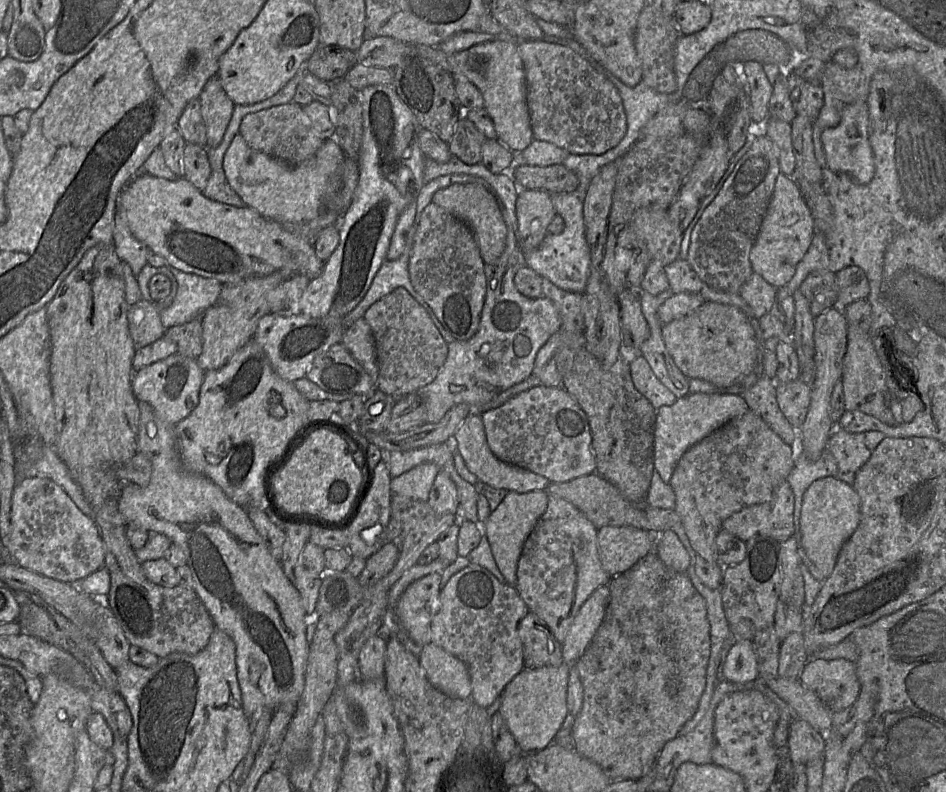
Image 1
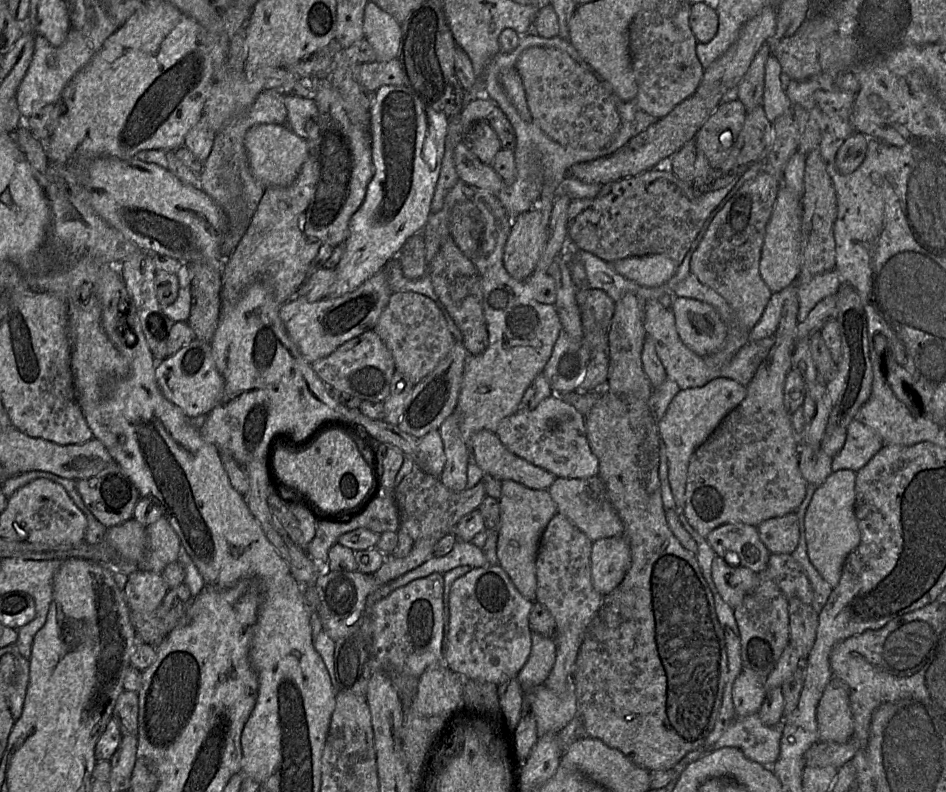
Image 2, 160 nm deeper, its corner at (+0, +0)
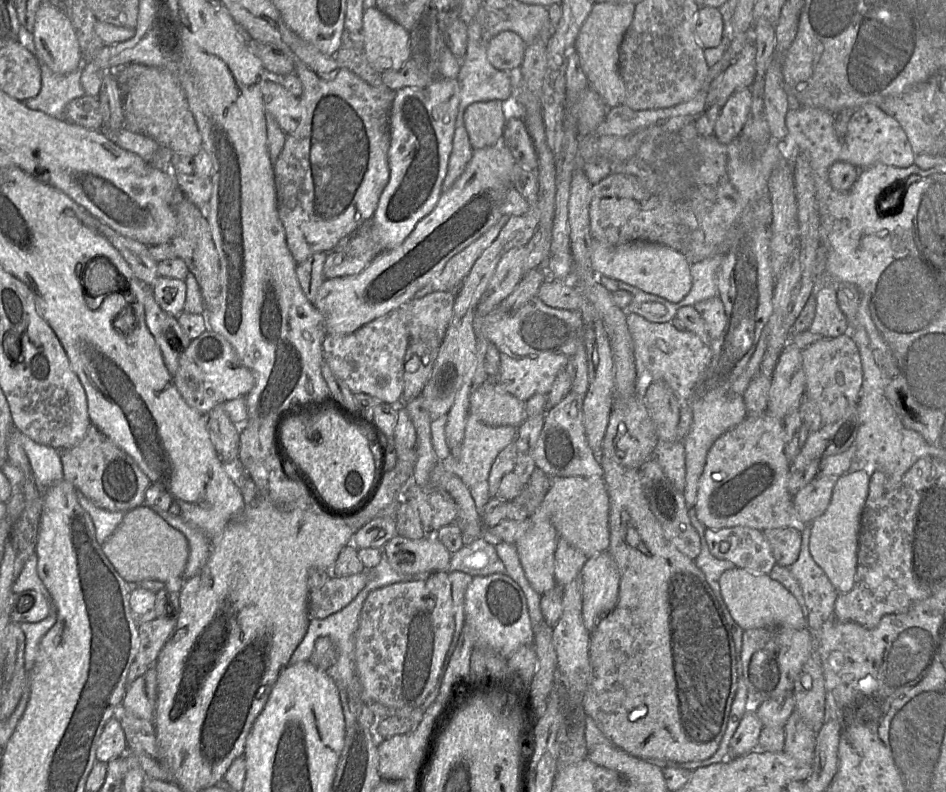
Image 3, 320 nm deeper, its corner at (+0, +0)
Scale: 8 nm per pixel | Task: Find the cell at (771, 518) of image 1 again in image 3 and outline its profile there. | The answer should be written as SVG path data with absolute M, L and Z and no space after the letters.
M793 526L764 531L778 565L790 568L801 549L801 534Z

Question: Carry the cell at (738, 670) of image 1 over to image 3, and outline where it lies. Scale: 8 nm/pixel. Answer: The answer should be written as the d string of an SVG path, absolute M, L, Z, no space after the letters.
M753 706L744 713L740 724L733 735L729 755L736 758L754 752L759 746L759 736L763 725Z

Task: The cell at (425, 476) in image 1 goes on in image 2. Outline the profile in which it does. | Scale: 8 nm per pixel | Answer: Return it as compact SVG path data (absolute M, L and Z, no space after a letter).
M439 429L430 431L419 440L420 452L415 459L416 467L439 478L446 463L443 440Z

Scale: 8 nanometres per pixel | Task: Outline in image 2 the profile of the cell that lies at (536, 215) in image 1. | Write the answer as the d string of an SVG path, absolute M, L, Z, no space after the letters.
M539 208L514 216L503 251L503 265L508 274L524 282L535 271L546 240L546 217Z

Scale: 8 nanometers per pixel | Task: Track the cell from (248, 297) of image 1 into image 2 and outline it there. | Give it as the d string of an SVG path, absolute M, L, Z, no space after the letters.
M329 78L314 82L312 99L318 108L313 133L306 140L308 158L294 182L288 186L265 187L250 225L222 268L222 311L236 304L246 288L256 281L265 283L281 303L289 301L307 279L307 271L322 244L337 246L349 234L352 216L362 205L374 175L370 112L361 104L350 103L332 86Z

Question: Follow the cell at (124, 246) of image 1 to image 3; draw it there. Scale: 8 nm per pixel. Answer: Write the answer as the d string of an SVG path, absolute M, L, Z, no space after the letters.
M149 286L145 290L144 309L147 327L162 352L167 369L174 376L180 357L192 340L180 326L177 317L159 306Z

